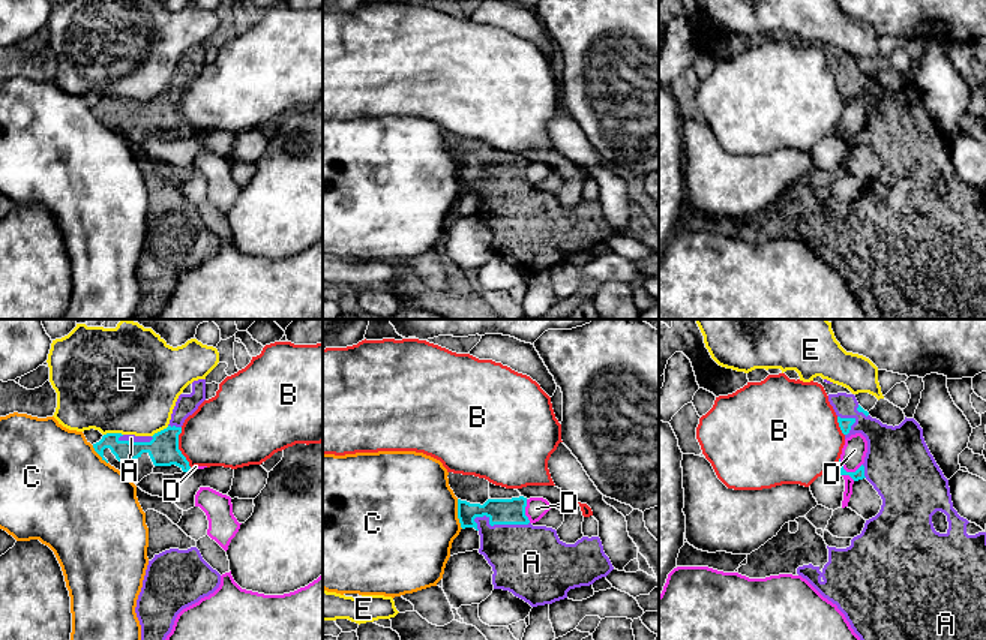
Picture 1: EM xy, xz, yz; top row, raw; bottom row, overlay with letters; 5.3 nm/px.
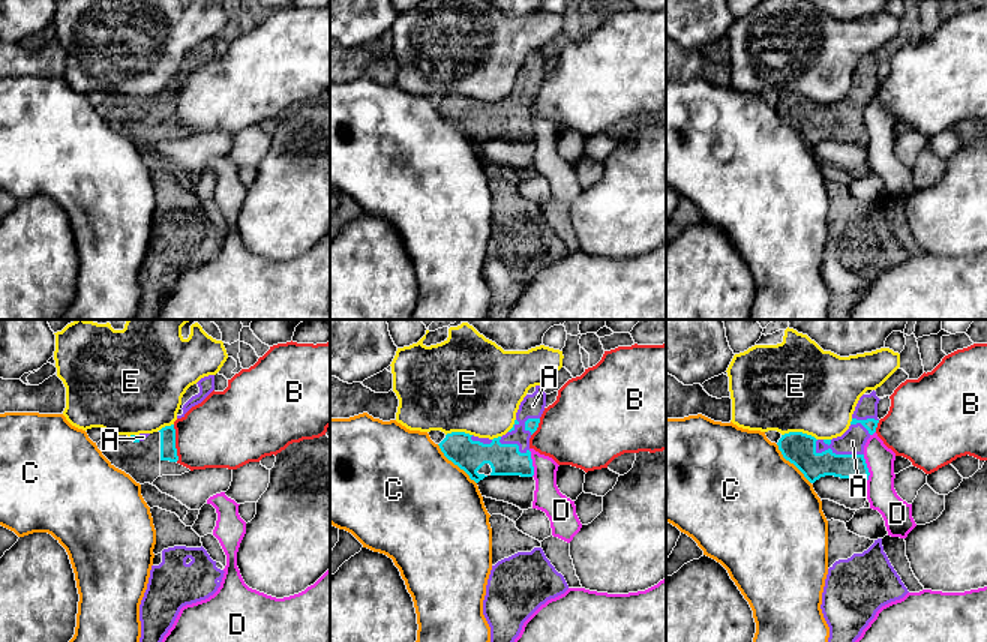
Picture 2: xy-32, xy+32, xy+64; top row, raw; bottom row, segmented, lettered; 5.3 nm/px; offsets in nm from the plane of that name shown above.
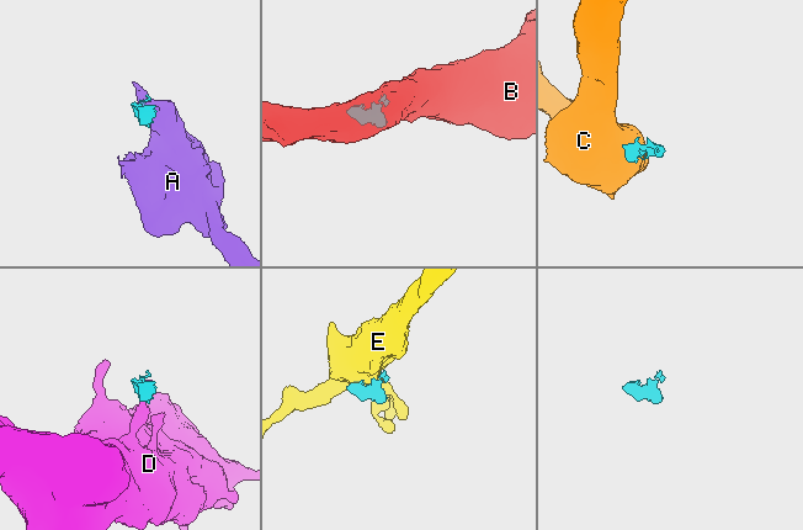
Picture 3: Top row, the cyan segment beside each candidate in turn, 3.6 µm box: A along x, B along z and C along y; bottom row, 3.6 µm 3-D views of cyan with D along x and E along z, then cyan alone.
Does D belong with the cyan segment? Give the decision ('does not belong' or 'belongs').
does not belong

